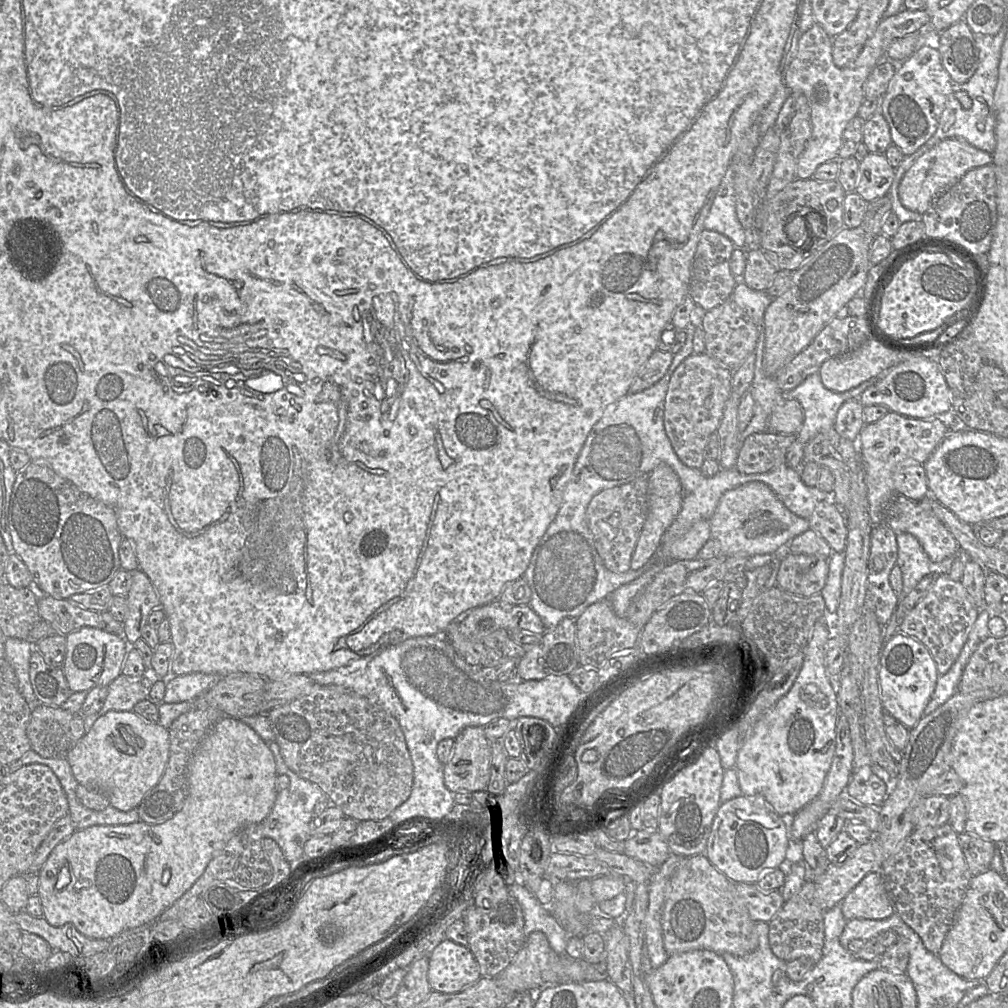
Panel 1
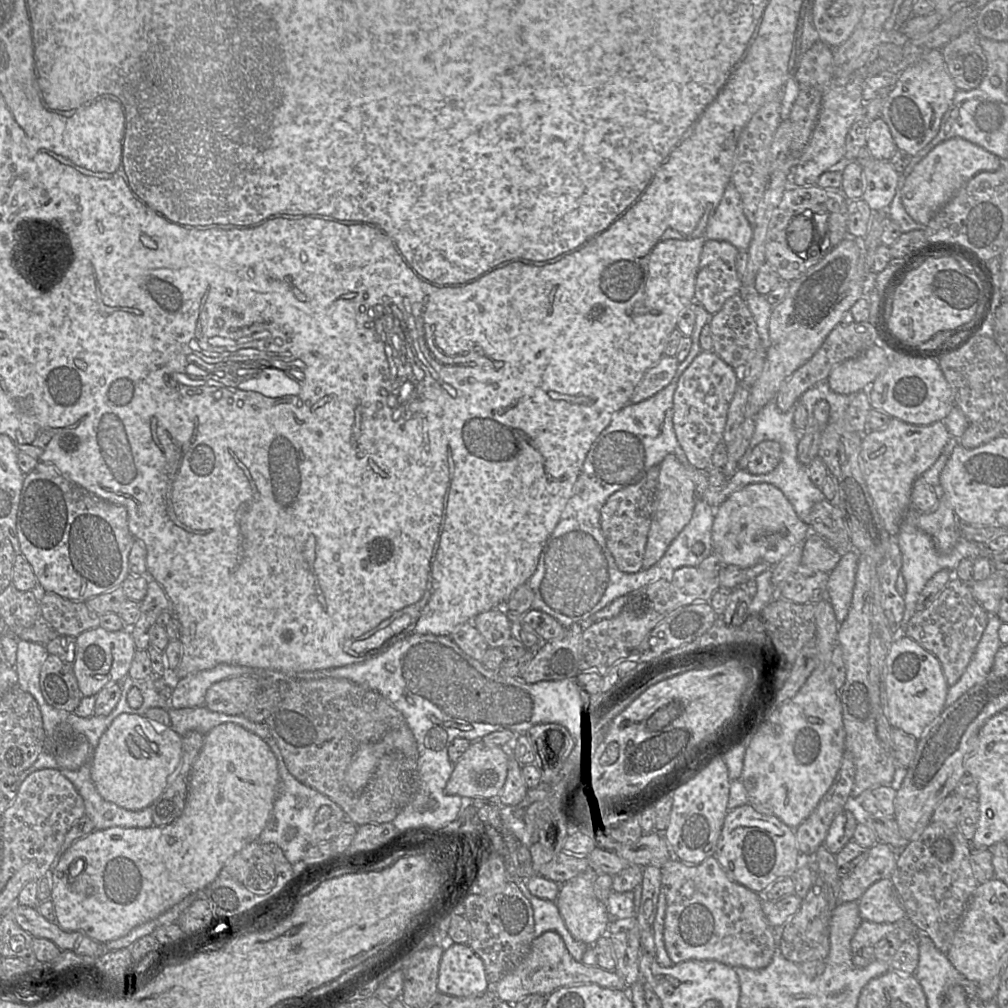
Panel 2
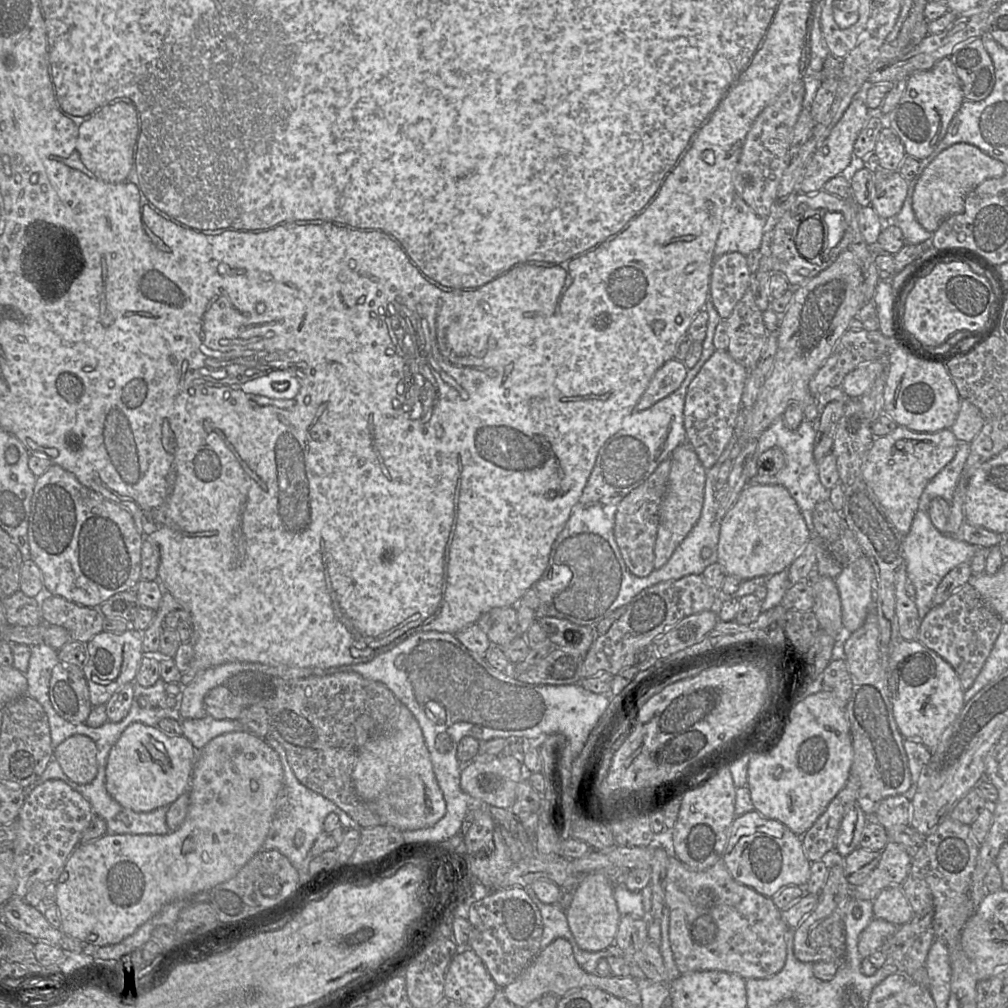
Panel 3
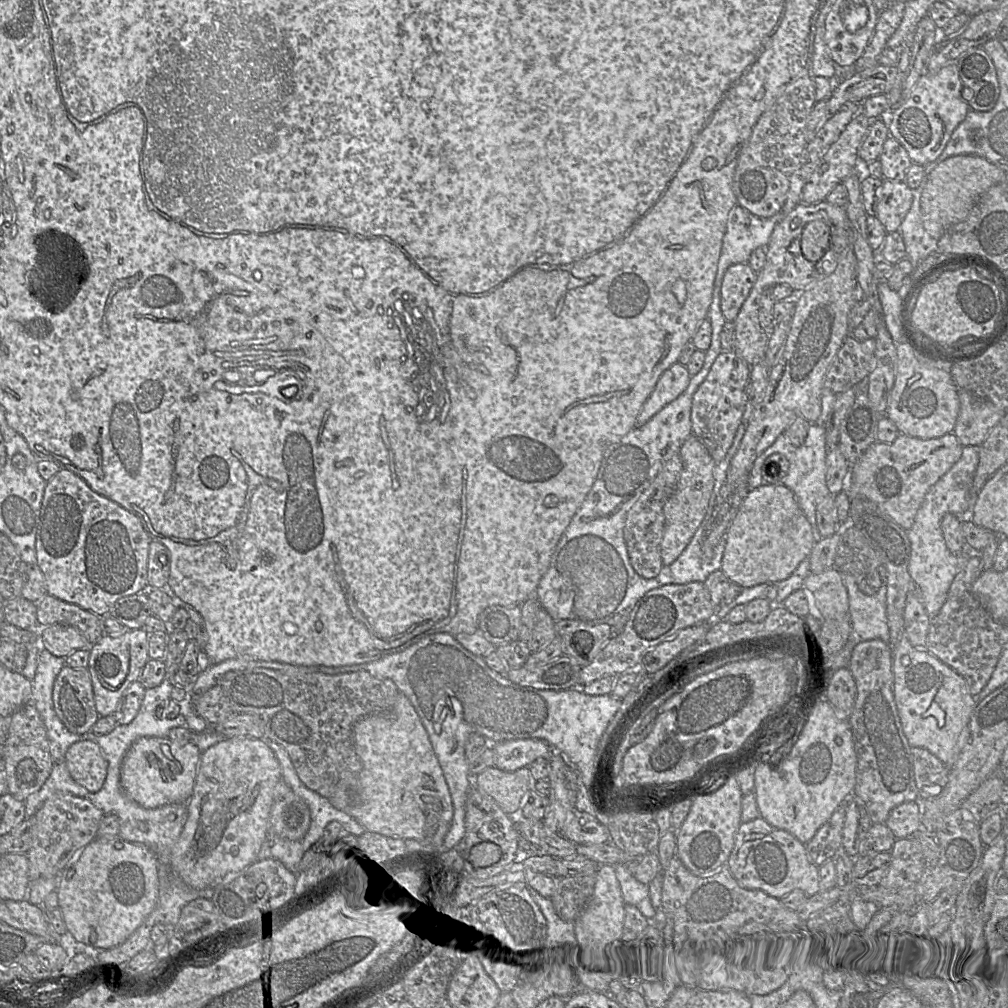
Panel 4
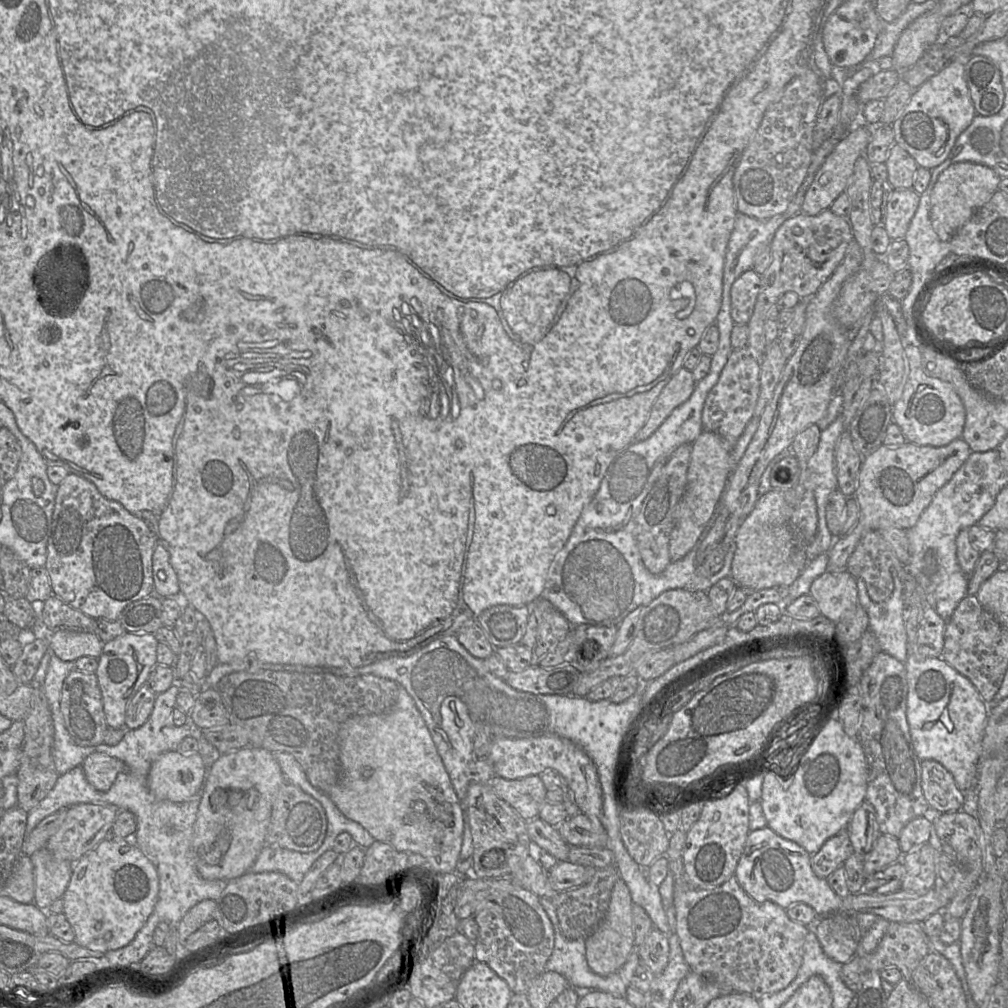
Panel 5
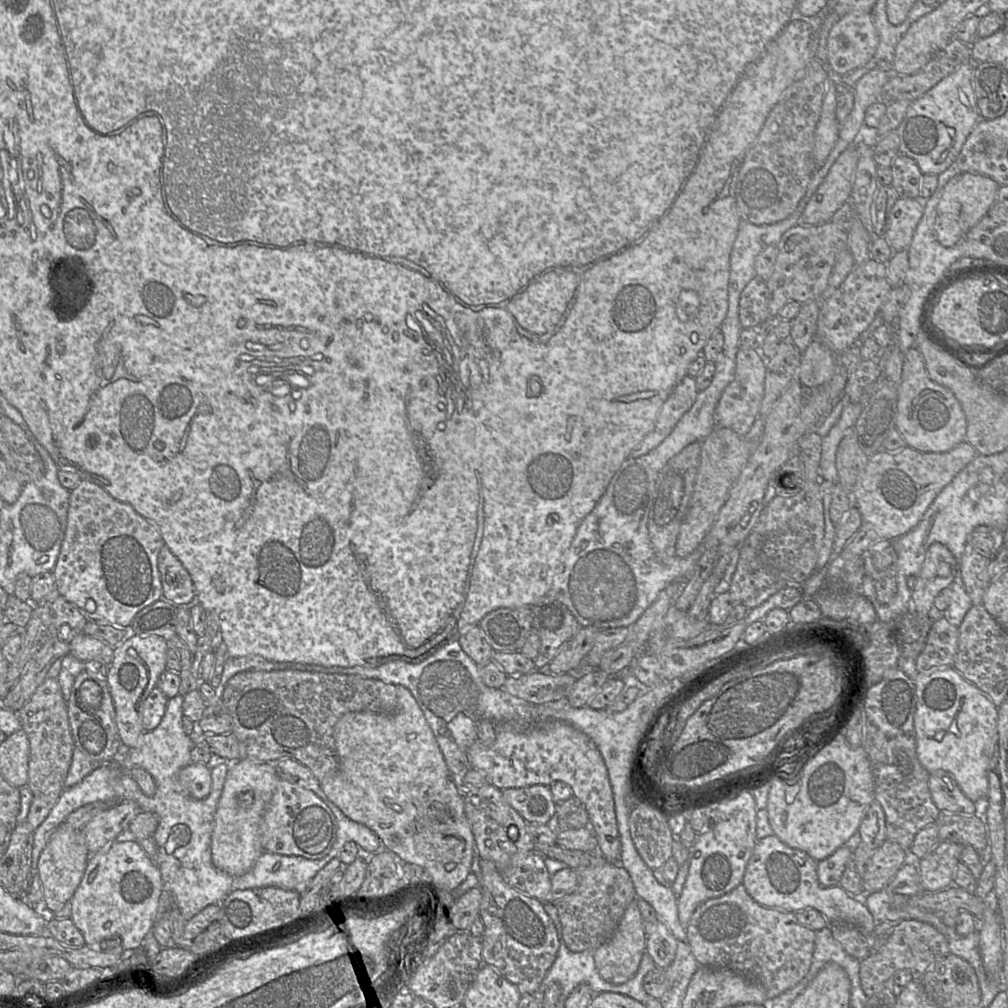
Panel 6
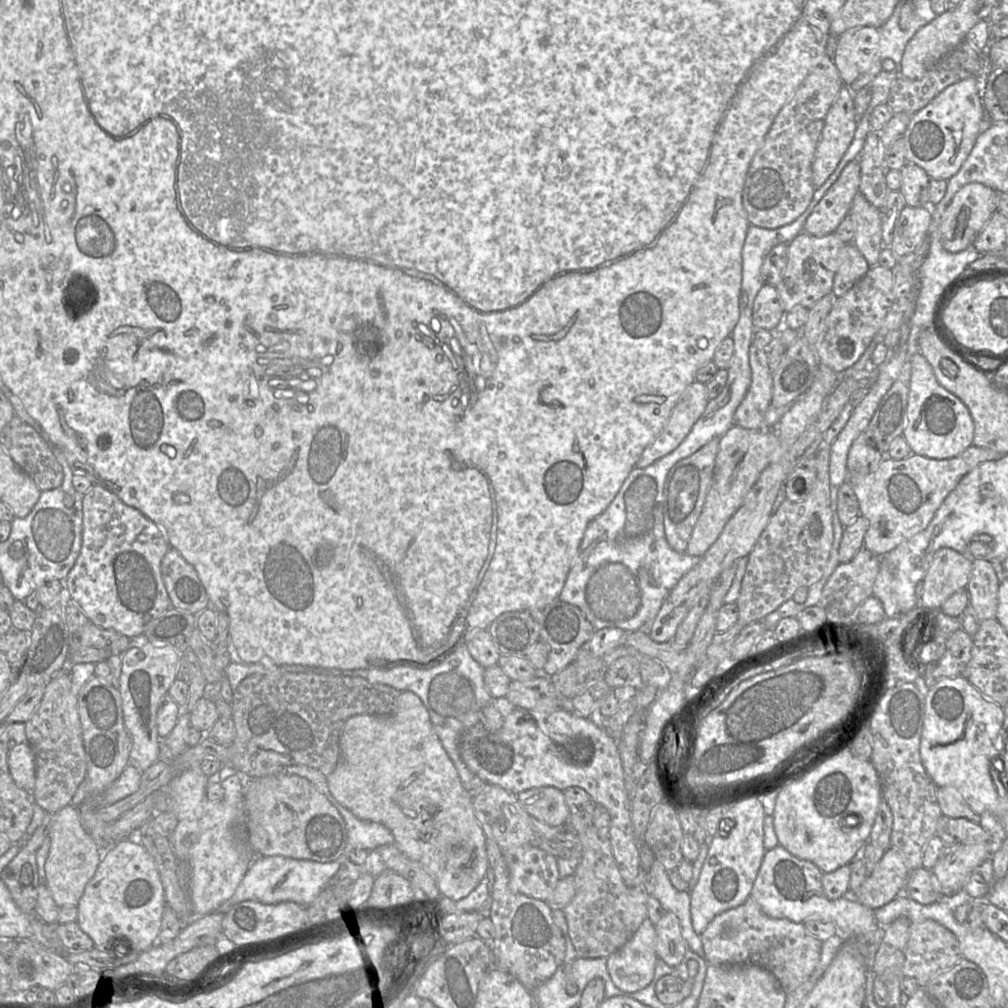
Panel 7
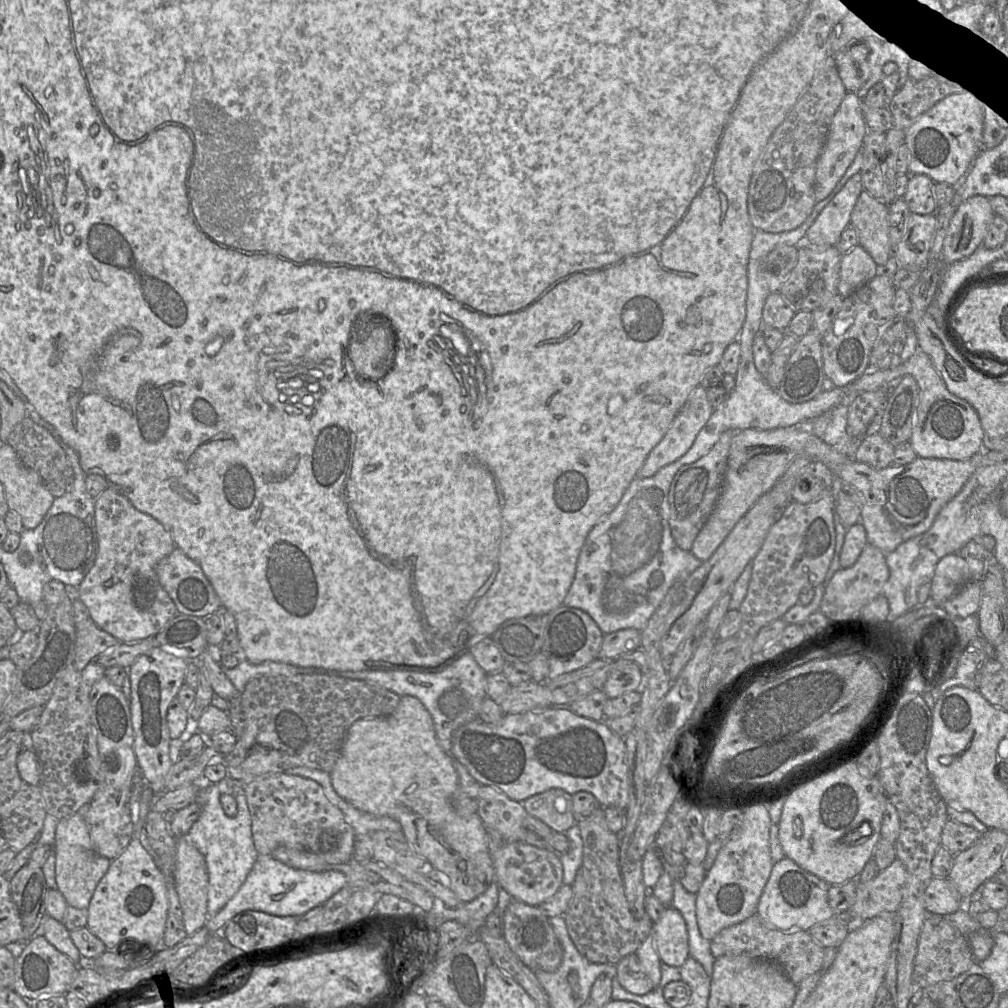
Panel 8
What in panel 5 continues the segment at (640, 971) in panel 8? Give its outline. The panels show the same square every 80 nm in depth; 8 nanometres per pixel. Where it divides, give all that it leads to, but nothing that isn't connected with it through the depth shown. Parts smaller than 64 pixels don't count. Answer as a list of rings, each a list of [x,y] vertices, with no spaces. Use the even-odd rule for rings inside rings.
[[[622,879],[615,883],[608,910],[597,929],[585,939],[586,960],[589,967],[597,974],[607,976],[618,971],[634,950],[634,931],[632,902],[629,888]]]

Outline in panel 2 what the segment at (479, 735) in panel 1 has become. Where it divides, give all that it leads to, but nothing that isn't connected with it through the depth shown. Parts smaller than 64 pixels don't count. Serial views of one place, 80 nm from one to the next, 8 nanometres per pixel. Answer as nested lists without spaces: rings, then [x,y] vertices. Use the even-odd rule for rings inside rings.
[[[481,740],[471,741],[468,749],[454,763],[445,792],[449,795],[459,795],[462,798],[497,800],[506,781],[509,761],[510,755],[506,748],[488,747]]]

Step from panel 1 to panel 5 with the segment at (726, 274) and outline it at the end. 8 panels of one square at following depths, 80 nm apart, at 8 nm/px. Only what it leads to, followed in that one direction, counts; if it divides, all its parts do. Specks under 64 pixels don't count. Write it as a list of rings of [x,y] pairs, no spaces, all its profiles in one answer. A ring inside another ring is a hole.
[[[753,269],[742,273],[731,287],[731,317],[735,324],[746,325],[761,290],[761,277]]]

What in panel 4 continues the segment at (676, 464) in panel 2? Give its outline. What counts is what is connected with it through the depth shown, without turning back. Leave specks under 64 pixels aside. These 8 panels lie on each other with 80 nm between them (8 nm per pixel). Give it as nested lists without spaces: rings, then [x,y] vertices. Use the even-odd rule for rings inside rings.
[[[689,436],[679,450],[683,468],[675,491],[664,505],[665,527],[660,547],[664,566],[674,562],[689,544],[705,518],[709,500],[714,490],[714,467],[717,464],[706,447],[695,437]]]

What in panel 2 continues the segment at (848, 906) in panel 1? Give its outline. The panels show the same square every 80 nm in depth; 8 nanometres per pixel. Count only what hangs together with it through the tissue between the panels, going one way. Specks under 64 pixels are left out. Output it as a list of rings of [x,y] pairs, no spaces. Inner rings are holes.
[[[890,879],[872,884],[857,902],[859,915],[866,921],[894,923],[906,917]]]

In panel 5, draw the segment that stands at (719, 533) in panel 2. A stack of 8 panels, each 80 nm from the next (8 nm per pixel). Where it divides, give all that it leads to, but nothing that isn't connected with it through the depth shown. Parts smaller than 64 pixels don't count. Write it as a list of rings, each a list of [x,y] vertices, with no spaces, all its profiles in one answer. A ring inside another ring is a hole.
[[[770,490],[759,495],[753,510],[741,522],[736,533],[730,576],[737,585],[753,590],[789,586],[806,567],[806,549],[798,543],[796,533],[788,525],[793,510],[785,492]]]

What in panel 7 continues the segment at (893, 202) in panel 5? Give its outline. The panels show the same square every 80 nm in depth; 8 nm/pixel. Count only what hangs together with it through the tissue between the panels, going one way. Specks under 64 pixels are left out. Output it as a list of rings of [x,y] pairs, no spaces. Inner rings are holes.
[[[906,206],[894,228],[891,249],[897,258],[914,253],[925,241],[932,221],[930,207]]]

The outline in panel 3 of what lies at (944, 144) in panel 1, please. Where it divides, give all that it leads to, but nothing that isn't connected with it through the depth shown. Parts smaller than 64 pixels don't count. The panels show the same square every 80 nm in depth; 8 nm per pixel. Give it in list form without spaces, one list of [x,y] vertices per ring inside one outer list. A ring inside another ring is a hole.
[[[956,143],[939,153],[915,180],[912,209],[918,223],[928,232],[935,232],[942,221],[964,210],[966,196],[987,179],[1006,173],[1006,165],[991,158],[975,146]]]

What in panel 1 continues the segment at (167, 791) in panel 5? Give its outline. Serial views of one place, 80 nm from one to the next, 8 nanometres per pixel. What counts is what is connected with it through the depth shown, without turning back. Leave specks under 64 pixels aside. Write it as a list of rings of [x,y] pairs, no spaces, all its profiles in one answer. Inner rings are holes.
[[[108,711],[67,753],[66,760],[79,784],[105,794],[116,809],[130,811],[160,781],[169,759],[169,748],[168,729],[159,723],[134,711]]]

